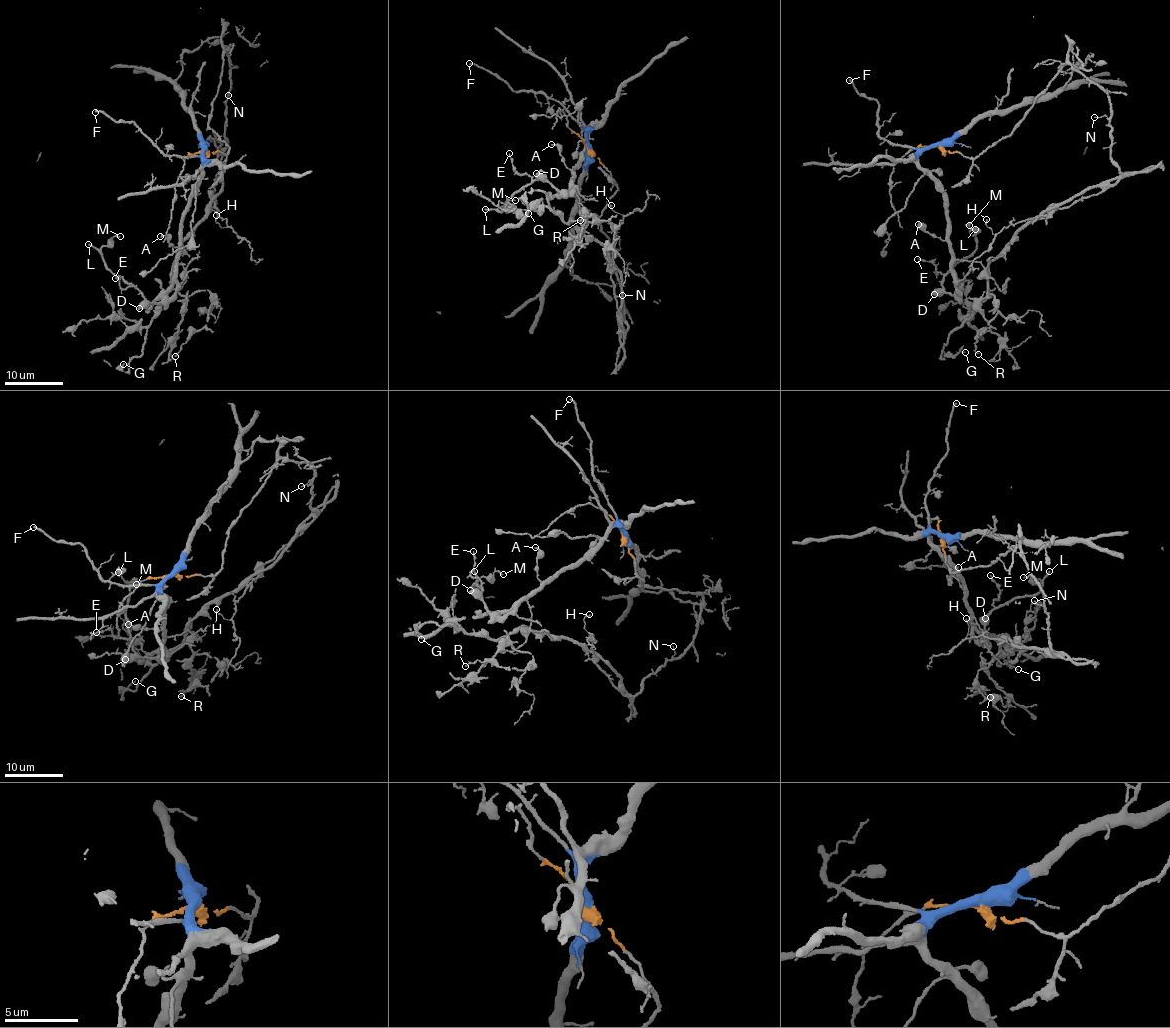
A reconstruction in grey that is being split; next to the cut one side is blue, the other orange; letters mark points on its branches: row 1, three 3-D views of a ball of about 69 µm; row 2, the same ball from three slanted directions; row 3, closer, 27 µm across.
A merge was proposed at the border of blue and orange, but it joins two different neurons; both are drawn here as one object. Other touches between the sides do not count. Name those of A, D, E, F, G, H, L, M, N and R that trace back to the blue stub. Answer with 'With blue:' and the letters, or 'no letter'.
With blue: A, D, E, F, L, M

